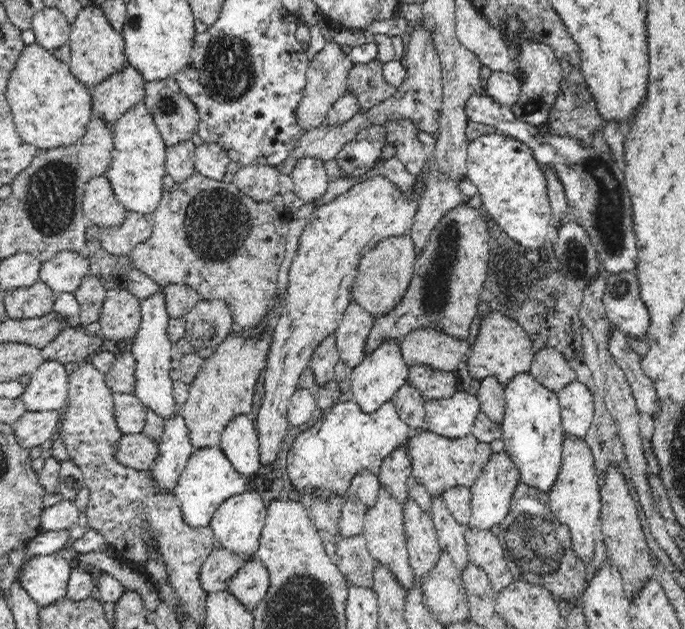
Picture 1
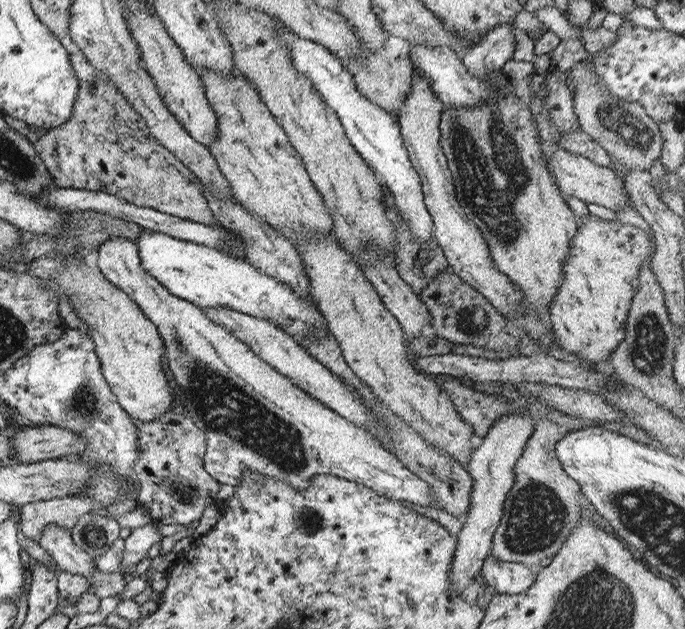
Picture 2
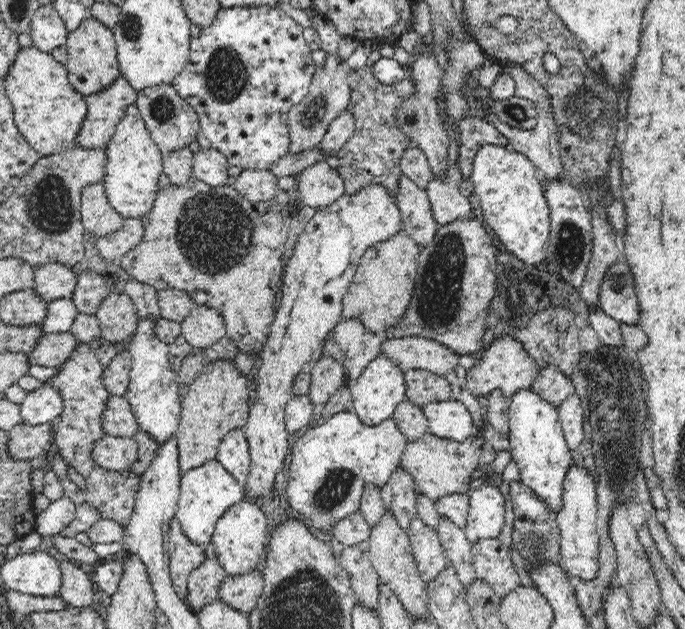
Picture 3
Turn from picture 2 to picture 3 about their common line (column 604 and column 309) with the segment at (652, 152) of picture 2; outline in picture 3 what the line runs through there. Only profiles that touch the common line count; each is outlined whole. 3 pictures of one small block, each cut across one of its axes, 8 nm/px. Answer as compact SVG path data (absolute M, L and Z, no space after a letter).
M336 54L327 55L324 65L316 68L306 98L300 104L294 105L288 113L289 152L299 154L319 147L330 122L347 110L350 104L351 88L347 83L350 72L347 61Z

